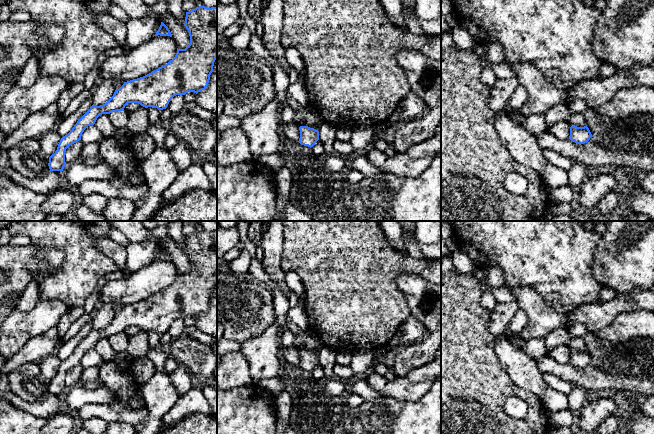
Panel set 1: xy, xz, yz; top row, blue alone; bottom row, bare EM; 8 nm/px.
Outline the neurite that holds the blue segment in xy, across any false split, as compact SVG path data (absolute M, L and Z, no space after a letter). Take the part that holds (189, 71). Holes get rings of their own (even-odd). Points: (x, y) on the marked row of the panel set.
M196 7L186 12L183 24L189 32L190 44L185 49L177 48L175 57L164 66L143 77L124 82L105 104L100 106L93 104L77 121L72 130L61 138L57 150L49 157L50 171L63 171L66 165L66 149L81 140L84 130L88 126L94 125L100 115L123 111L128 103L138 103L145 108L154 107L163 110L167 108L170 100L176 95L185 95L188 92L197 94L206 89L213 72L214 62L217 59L217 7Z

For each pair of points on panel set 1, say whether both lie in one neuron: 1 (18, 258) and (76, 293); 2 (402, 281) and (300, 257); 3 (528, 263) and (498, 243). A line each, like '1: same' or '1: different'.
1: different
2: different
3: same

